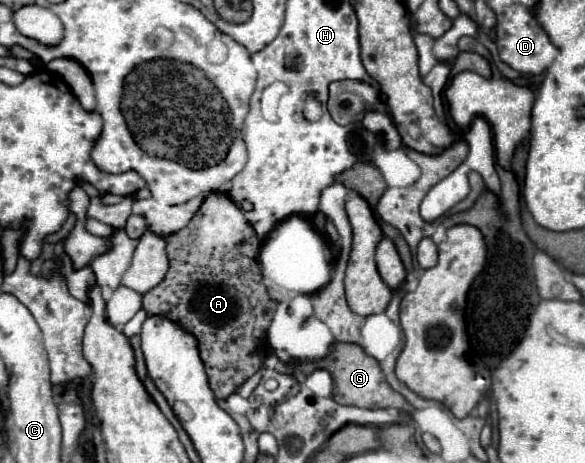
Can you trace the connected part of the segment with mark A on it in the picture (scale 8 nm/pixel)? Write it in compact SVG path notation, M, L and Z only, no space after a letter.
M219 192L205 194L203 206L189 222L189 226L167 236L165 242L169 254L169 270L165 278L159 282L159 286L151 288L143 296L143 310L147 312L147 316L169 318L171 322L179 324L185 332L197 338L199 354L209 376L209 386L215 398L223 400L261 368L261 358L259 354L255 354L255 350L261 342L261 336L269 328L277 308L277 302L269 298L261 282L261 270L257 266L261 242L257 240L251 224L243 216L243 210Z

